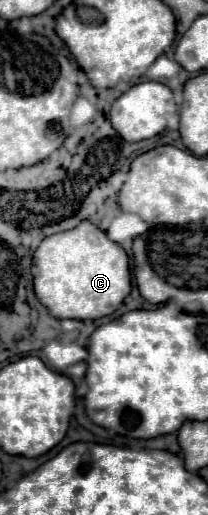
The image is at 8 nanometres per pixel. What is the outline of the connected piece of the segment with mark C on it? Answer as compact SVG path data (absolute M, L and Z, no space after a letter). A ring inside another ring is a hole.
M83 220L75 230L47 236L35 250L31 272L39 302L47 306L55 318L97 320L109 316L131 292L129 258L125 250L89 220Z

